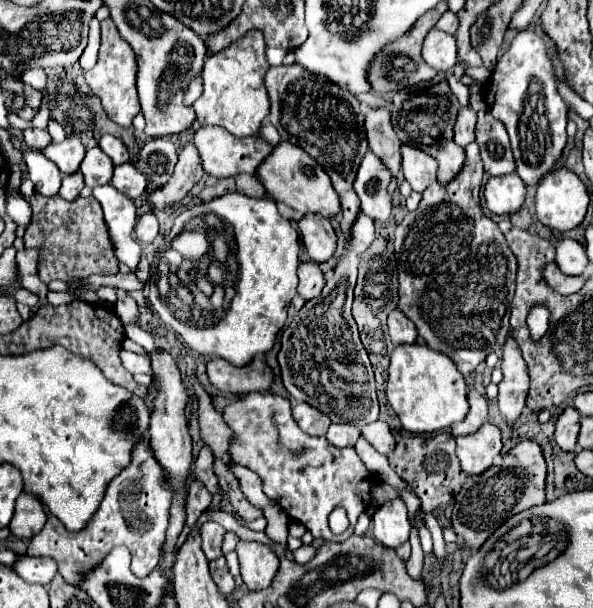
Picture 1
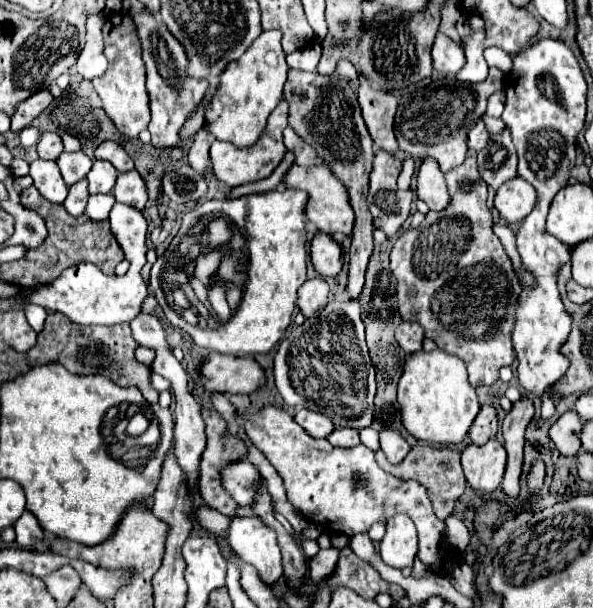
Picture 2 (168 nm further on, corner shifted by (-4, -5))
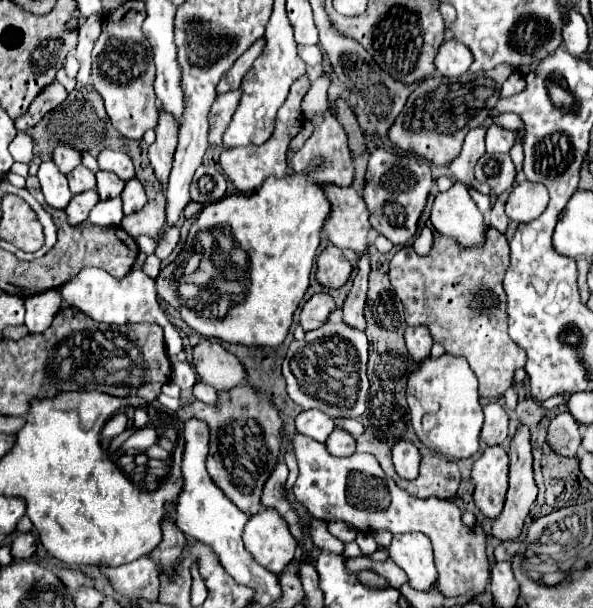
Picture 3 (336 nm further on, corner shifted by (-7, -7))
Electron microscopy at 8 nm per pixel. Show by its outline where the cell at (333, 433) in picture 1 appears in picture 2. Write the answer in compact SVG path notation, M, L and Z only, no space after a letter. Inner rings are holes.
M336 428L330 436L328 436L328 442L332 446L338 446L338 448L354 448L360 444L360 438L358 438L358 430L354 428Z

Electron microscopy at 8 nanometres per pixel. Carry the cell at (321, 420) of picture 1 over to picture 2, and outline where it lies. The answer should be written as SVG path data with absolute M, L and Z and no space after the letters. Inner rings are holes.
M306 408L298 410L294 420L312 436L312 438L328 438L328 434L334 430L334 424L328 416L320 412L310 412Z

